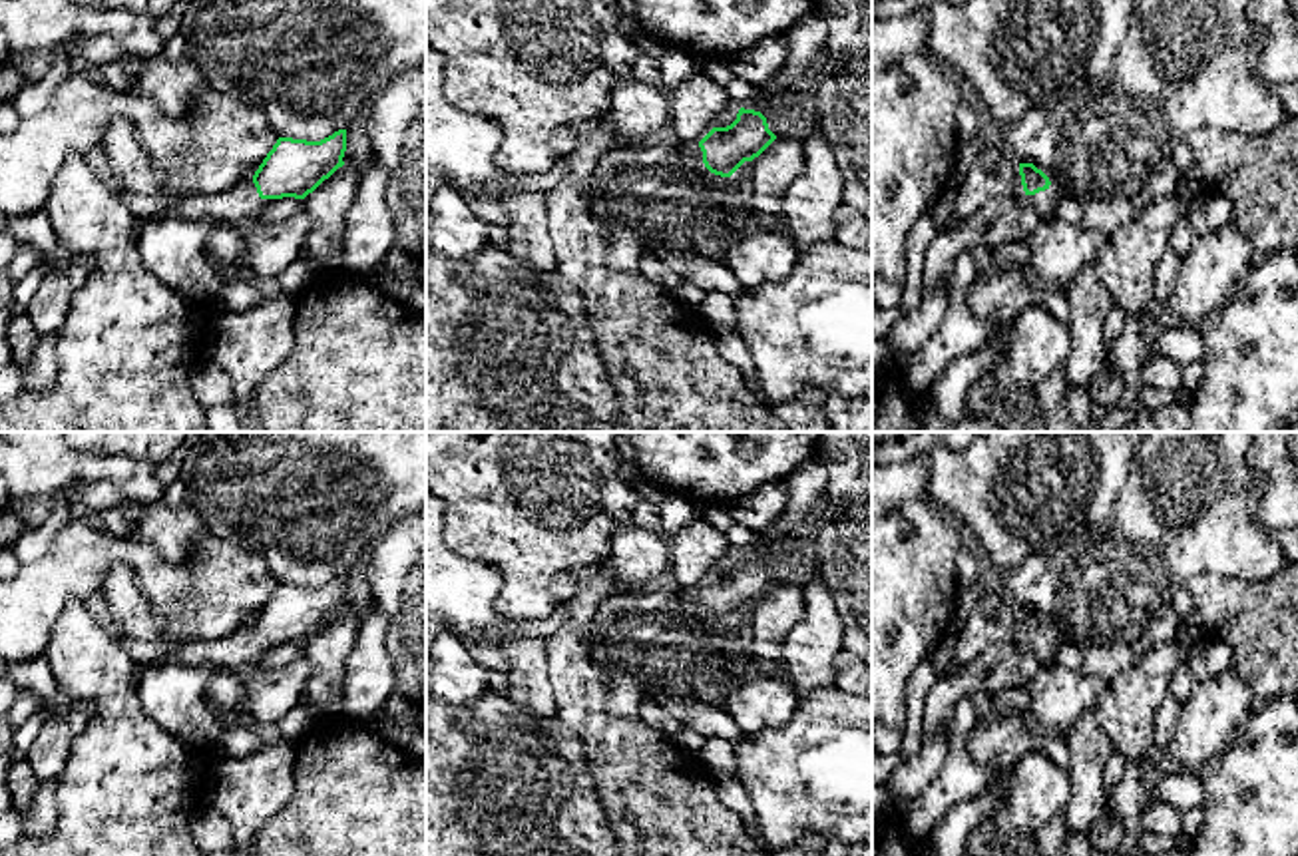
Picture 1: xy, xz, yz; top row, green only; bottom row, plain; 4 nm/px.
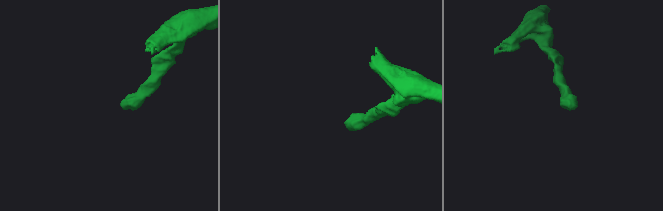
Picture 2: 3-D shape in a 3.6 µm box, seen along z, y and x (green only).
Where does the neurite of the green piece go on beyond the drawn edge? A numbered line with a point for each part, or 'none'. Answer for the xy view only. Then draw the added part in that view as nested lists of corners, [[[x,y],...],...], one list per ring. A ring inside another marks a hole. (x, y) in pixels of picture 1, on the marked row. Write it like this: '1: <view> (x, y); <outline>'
1: xy (241, 202); [[[243,179],[235,187],[217,195],[197,195],[179,201],[167,217],[179,219],[211,219],[215,225],[235,227],[239,221],[257,215],[263,209],[263,199],[257,193],[253,179]]]

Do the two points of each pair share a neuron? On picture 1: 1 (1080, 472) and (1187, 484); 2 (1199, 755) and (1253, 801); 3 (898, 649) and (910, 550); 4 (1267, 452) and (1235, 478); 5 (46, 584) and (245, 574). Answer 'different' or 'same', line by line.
1: different
2: different
3: same
4: different
5: same

